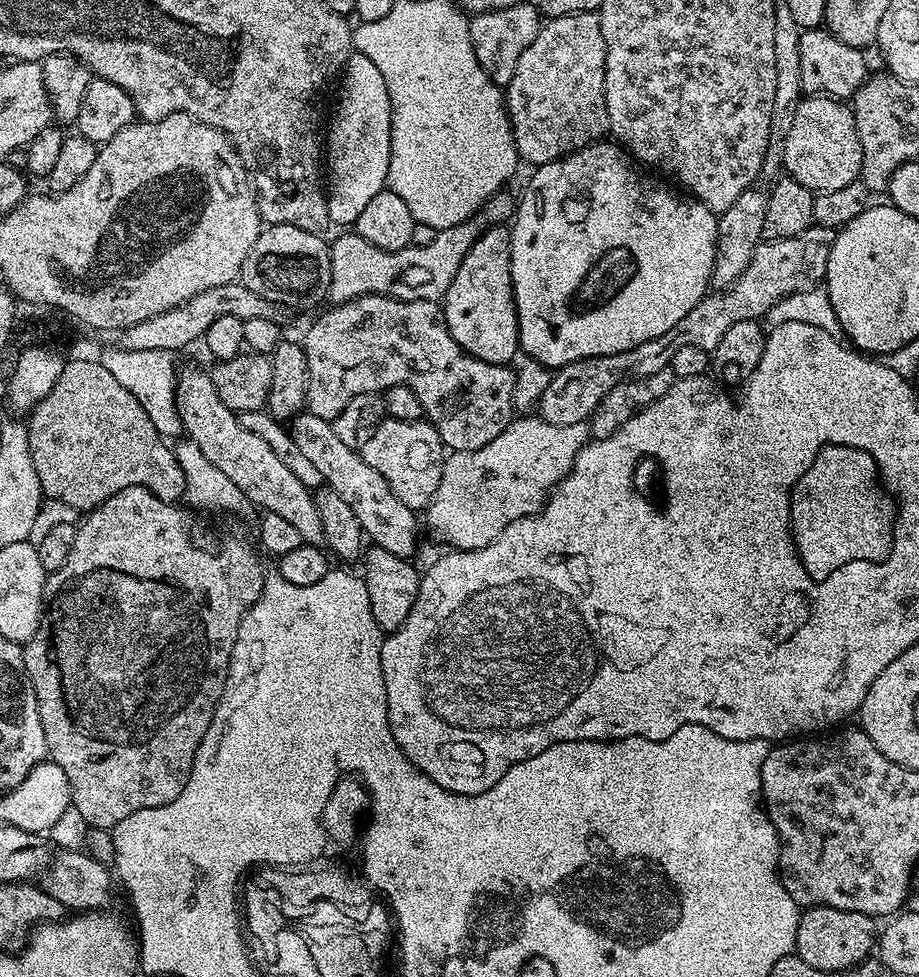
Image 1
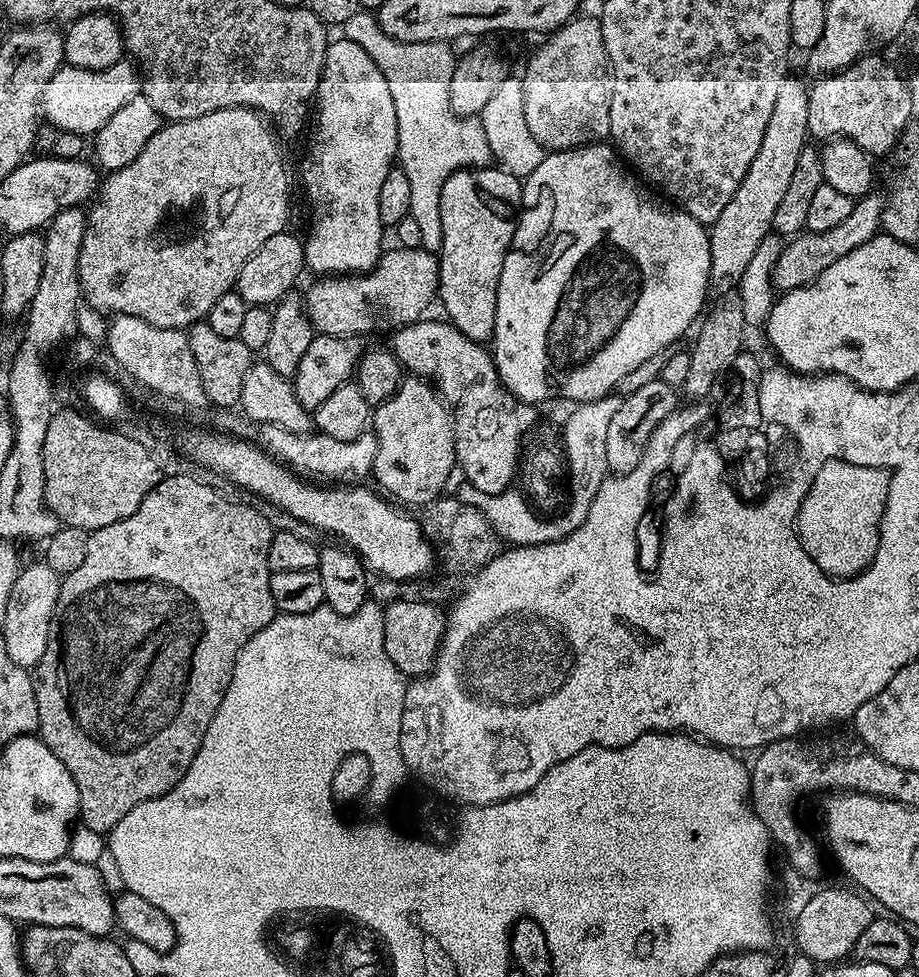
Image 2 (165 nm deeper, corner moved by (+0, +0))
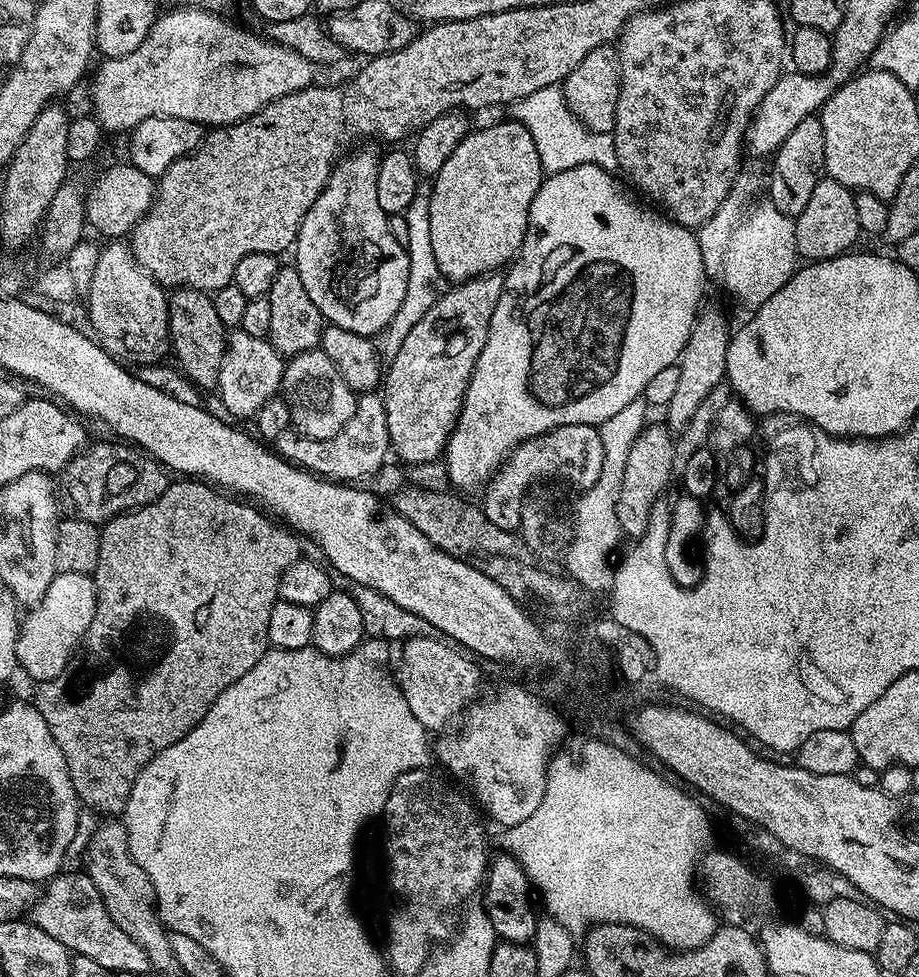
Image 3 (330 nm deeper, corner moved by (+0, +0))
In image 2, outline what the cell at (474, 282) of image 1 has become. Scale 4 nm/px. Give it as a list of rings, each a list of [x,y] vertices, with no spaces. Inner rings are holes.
[[[499,166],[462,168],[442,186],[438,300],[444,303],[443,315],[471,340],[488,342],[494,334],[502,262],[512,247],[521,207],[521,177],[511,176]]]

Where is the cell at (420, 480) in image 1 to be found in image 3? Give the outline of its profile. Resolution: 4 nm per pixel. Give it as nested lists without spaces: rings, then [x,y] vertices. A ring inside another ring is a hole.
[[[499,275],[476,276],[449,287],[447,294],[423,316],[406,334],[398,354],[387,365],[386,375],[382,380],[382,395],[386,406],[386,426],[388,427],[388,443],[391,451],[396,452],[408,464],[428,464],[436,455],[443,453],[448,447],[448,438],[456,429],[456,419],[464,405],[464,395],[472,377],[474,366],[478,362],[478,354],[482,354],[482,346],[486,346],[490,318],[494,314],[494,306],[502,291],[502,280]]]

